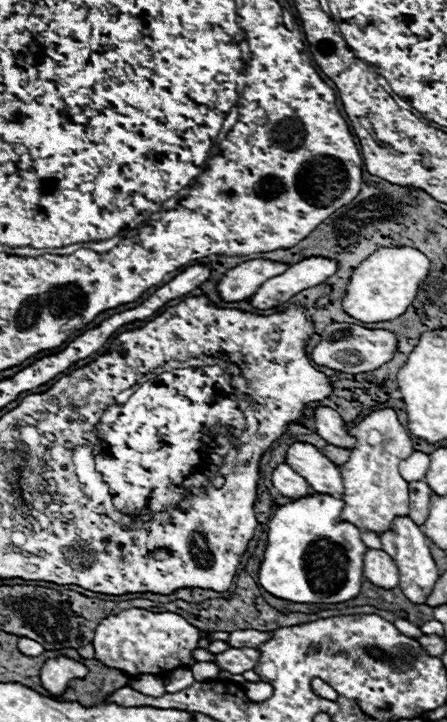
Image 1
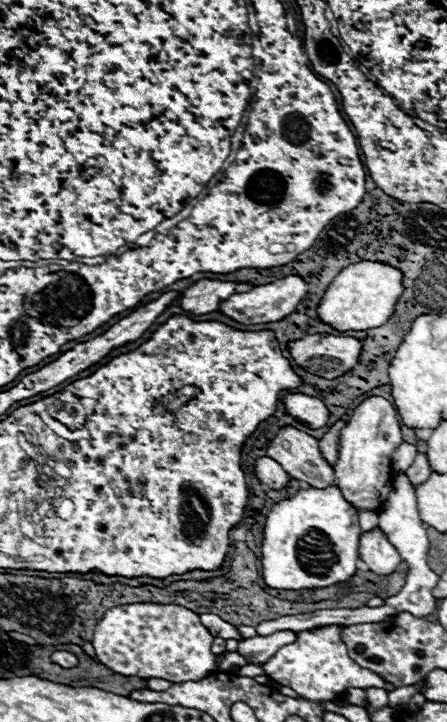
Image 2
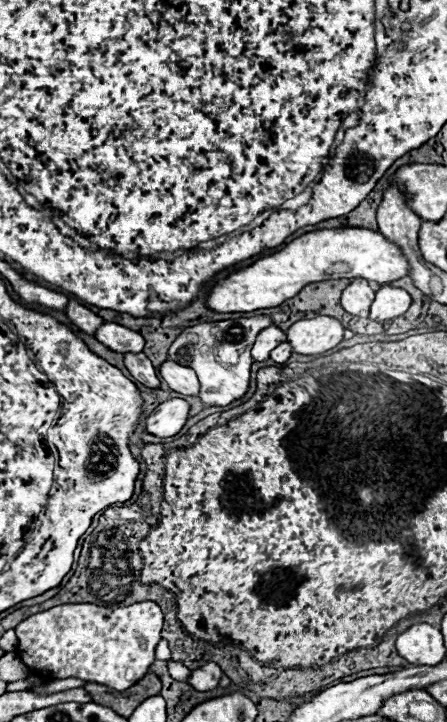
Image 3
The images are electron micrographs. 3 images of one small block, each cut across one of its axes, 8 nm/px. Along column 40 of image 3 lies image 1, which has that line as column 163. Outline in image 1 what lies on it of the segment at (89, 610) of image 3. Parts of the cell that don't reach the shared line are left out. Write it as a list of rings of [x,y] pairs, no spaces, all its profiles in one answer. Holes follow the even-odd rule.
[[[128,608],[98,624],[92,646],[96,650],[96,660],[104,662],[104,666],[116,666],[116,670],[124,670],[130,676],[166,674],[178,668],[190,670],[196,664],[192,652],[198,648],[200,638],[202,632],[180,614]]]

